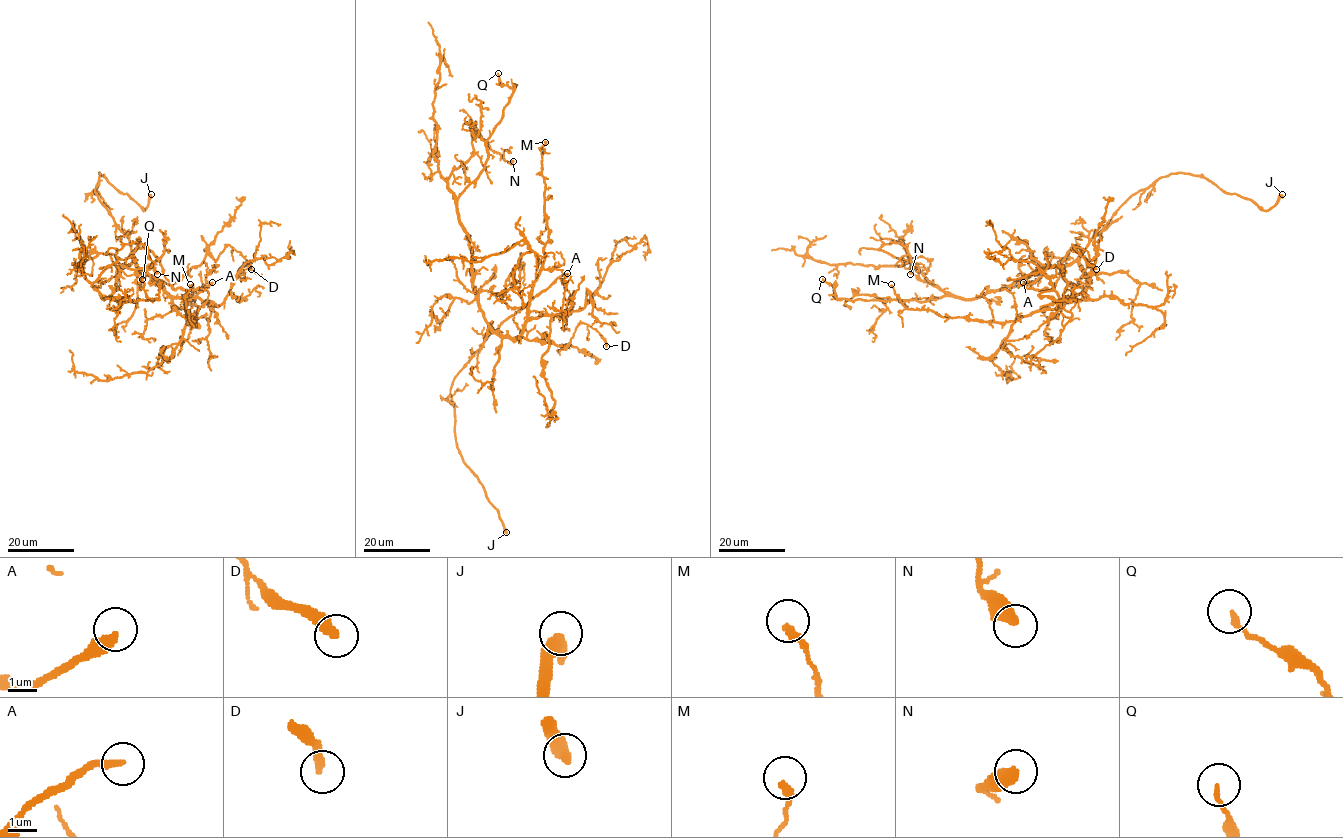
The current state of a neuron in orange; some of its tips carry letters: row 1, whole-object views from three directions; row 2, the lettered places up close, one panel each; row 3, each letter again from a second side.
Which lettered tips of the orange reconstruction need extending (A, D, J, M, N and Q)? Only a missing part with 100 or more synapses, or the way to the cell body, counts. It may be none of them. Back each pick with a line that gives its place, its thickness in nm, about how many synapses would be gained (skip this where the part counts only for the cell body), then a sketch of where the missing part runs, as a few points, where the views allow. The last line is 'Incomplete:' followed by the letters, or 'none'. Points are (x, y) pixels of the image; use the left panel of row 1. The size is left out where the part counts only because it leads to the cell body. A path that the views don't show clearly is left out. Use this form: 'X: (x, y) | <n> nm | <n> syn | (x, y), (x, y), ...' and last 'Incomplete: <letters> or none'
J: (151, 194) | 550 nm | (151, 194), (148, 197), (146, 190), (149, 182), (145, 182), (146, 193)
Incomplete: J

